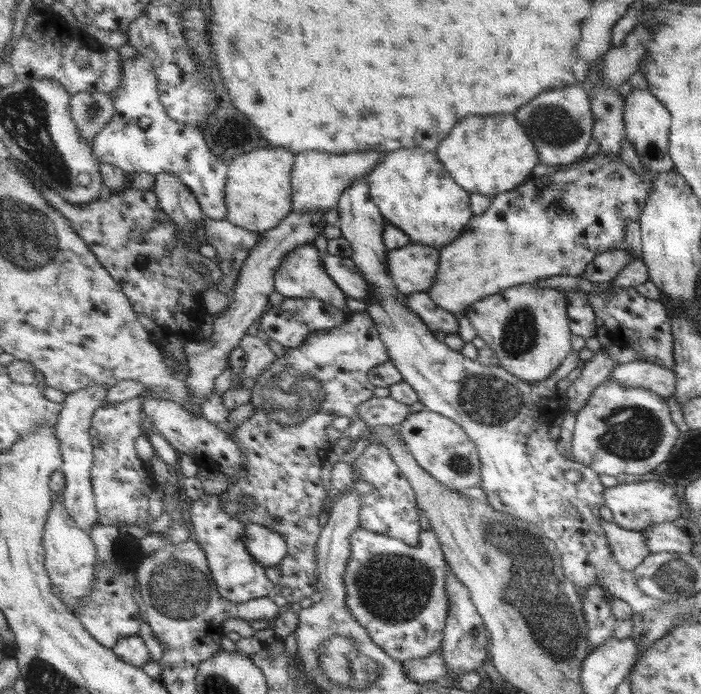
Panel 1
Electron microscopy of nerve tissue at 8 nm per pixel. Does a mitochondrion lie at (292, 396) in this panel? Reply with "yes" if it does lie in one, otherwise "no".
yes

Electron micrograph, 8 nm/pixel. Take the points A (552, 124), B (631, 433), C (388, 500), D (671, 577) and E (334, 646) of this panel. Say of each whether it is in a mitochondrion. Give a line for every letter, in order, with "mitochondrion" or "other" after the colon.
A: mitochondrion
B: mitochondrion
C: other
D: mitochondrion
E: mitochondrion

